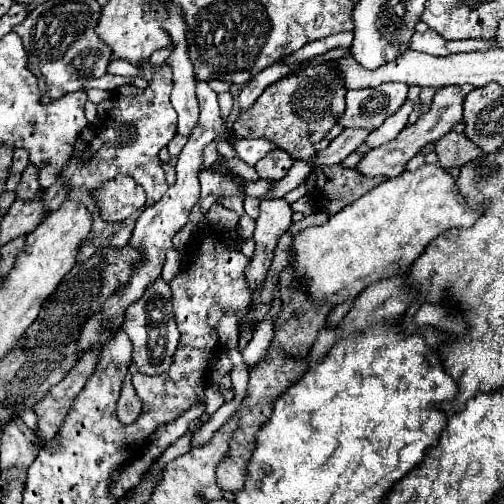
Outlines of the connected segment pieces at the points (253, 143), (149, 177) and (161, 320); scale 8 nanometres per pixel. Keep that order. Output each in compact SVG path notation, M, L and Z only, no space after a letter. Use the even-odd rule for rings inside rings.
M237 139L233 143L233 149L237 151L237 157L243 159L247 165L255 165L269 151L275 149L275 143L269 143L267 139Z
M163 63L143 93L113 97L115 107L111 109L109 119L105 119L95 129L93 141L79 153L79 157L77 155L71 157L67 165L61 169L59 177L69 185L67 199L81 203L83 195L87 195L85 191L101 187L101 183L115 177L117 173L133 177L145 189L147 193L145 207L151 207L157 199L161 199L161 195L165 195L167 181L157 153L177 135L177 113L169 103L171 89L173 89L171 67Z
M159 277L153 285L147 287L143 297L125 311L123 331L129 335L133 343L133 359L129 365L129 375L133 373L163 375L165 371L169 371L169 365L173 361L173 355L179 343L179 331L173 319L173 299L171 299L169 283L165 283Z

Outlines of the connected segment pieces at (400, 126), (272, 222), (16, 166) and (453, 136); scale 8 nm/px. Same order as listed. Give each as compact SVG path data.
M407 99L395 115L391 115L389 119L385 119L385 123L379 129L375 129L375 131L369 133L369 137L365 139L365 143L369 145L369 149L375 149L375 147L379 147L383 143L393 141L407 127L407 117L409 117L411 111L413 111L413 101Z
M265 199L261 203L261 215L257 219L255 227L255 253L249 261L249 267L245 269L245 281L249 291L253 293L253 301L249 309L255 307L255 295L261 291L267 271L273 261L273 249L279 241L279 237L289 229L291 225L291 207L285 199Z
M17 149L17 151L13 153L13 161L11 161L9 173L23 173L27 165L29 165L29 159L27 159L27 151L25 151L25 149Z
M449 131L449 135L437 141L435 153L439 157L439 165L447 169L447 167L463 167L465 163L469 163L483 151L473 141L469 141L465 135Z

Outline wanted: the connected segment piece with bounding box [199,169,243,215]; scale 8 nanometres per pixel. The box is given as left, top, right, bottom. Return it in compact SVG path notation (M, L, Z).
M207 169L201 171L199 175L201 181L201 199L199 199L199 211L205 215L211 205L217 201L217 197L243 197L241 195L241 185L233 183L229 177Z

